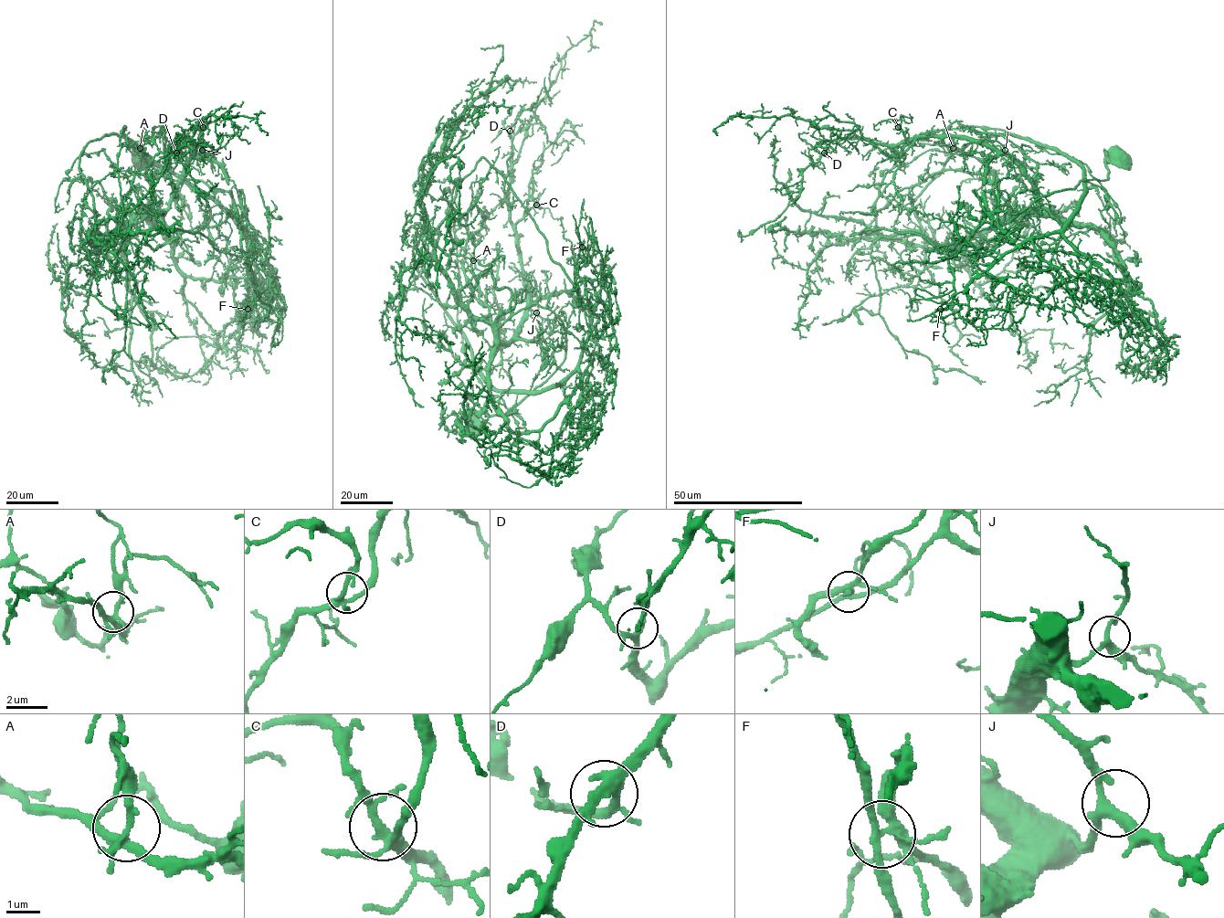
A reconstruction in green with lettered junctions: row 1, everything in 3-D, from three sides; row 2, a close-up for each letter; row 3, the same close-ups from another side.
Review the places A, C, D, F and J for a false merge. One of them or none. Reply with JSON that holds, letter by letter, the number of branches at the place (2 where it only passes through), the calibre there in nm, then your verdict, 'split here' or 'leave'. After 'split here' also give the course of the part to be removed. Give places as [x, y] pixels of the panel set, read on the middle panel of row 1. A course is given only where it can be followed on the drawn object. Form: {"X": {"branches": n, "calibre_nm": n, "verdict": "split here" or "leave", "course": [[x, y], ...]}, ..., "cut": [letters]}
{"A": {"branches": 4, "calibre_nm": 240, "verdict": "leave"}, "C": {"branches": 5, "calibre_nm": 240, "verdict": "leave"}, "D": {"branches": 4, "calibre_nm": 280, "verdict": "leave"}, "F": {"branches": 5, "calibre_nm": 280, "verdict": "split here", "course": [[582, 247], [606, 274], [601, 284], [585, 277], [575, 285], [482, 157], [458, 180], [437, 292]]}, "J": {"branches": 4, "calibre_nm": 280, "verdict": "leave"}, "cut": ["F"]}

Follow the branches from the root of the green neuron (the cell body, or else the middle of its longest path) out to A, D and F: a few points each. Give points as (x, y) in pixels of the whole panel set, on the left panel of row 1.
A: (140, 157), (166, 177), (201, 179), (228, 191), (229, 216), (212, 226), (174, 233), (158, 216), (140, 148)
D: (140, 157), (166, 177), (228, 191), (223, 222), (181, 234), (167, 225), (193, 152), (186, 137), (176, 152)
F: (140, 157), (166, 177), (228, 191), (232, 212), (242, 206), (249, 238), (242, 256), (255, 295), (248, 309)

